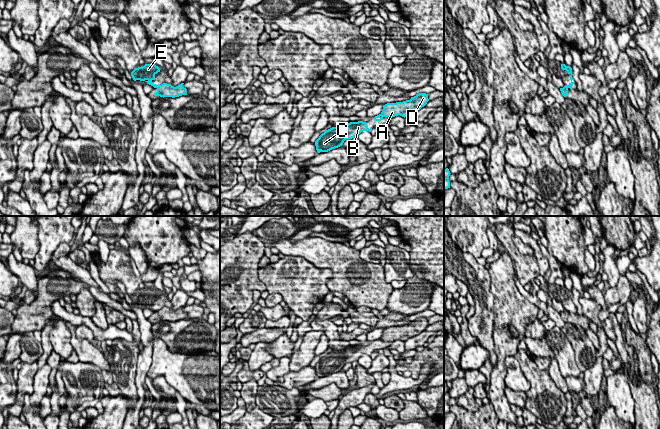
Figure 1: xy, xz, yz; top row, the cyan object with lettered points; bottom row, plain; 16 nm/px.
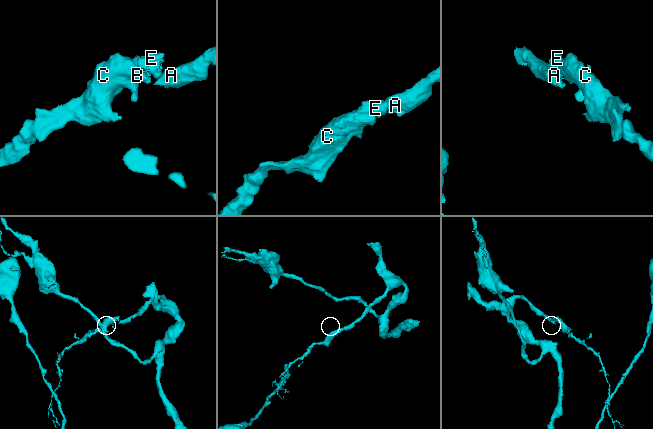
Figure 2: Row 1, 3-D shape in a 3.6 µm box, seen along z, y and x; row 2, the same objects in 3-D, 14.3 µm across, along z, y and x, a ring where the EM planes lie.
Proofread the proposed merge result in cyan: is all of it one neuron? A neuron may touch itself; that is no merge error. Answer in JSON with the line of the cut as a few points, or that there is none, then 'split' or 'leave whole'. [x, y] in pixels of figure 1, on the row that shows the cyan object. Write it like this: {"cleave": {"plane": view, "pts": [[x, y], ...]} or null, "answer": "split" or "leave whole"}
{"cleave": {"plane": "xy", "pts": [[159, 85], [156, 87]]}, "answer": "split"}

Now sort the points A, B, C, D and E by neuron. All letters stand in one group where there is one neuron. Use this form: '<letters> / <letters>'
A D / B C E

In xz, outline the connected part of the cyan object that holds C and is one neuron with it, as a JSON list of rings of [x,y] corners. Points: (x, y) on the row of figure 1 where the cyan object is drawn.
[[[350,122],[344,127],[332,127],[322,133],[315,141],[316,150],[320,152],[328,152],[332,149],[343,145],[346,139],[358,137],[363,131],[371,132],[372,128],[368,128],[366,122]]]

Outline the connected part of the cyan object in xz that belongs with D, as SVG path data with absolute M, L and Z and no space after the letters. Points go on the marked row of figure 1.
M419 93L416 96L411 97L410 100L383 105L381 115L389 118L400 115L405 118L409 114L420 110L428 101L428 94Z

